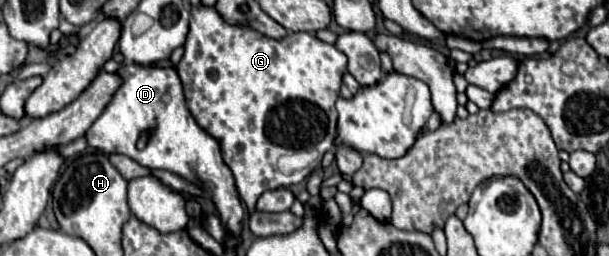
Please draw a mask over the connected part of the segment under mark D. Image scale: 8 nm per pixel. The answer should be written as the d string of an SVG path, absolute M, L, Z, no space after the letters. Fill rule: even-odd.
M124 63L118 73L122 77L122 87L114 93L104 113L86 131L88 145L106 155L120 153L142 167L166 169L194 181L216 203L224 231L230 233L230 237L242 237L244 209L236 193L234 177L222 161L218 141L190 115L178 73L174 69L152 69L136 63ZM142 135L148 135L148 143L144 149L138 149L136 143Z

